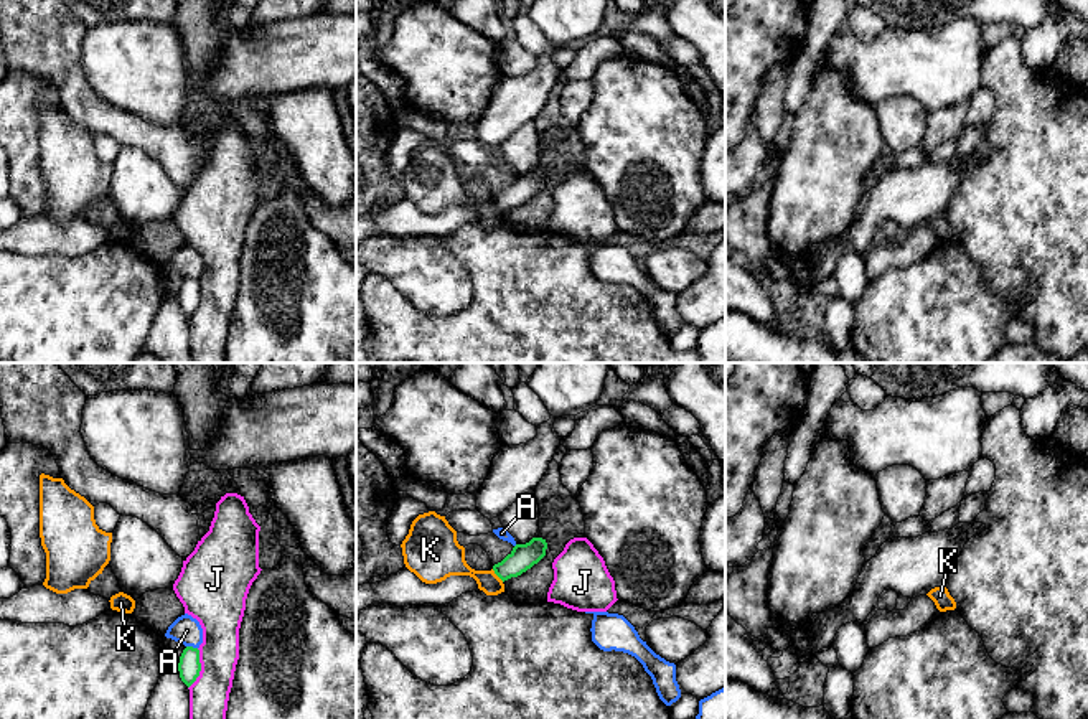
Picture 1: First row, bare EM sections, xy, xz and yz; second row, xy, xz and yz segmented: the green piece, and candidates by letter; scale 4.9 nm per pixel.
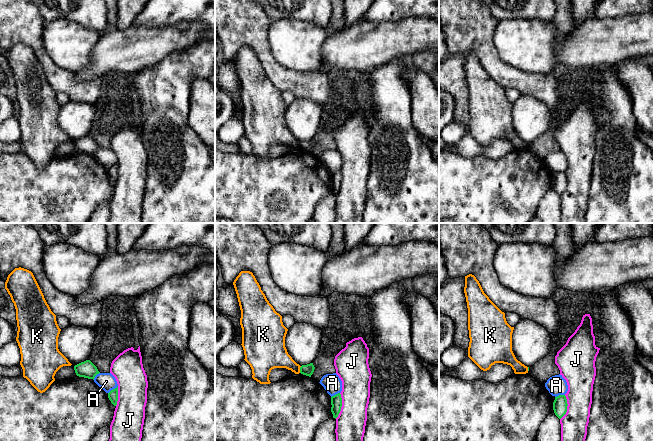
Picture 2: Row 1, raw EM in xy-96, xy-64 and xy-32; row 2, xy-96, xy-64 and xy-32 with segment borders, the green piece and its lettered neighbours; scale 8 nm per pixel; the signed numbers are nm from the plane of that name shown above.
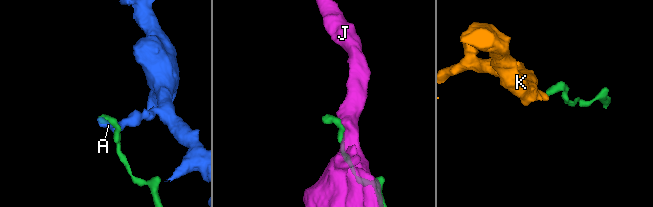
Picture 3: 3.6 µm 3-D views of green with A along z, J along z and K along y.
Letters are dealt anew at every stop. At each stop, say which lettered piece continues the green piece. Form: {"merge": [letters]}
{"merge": []}

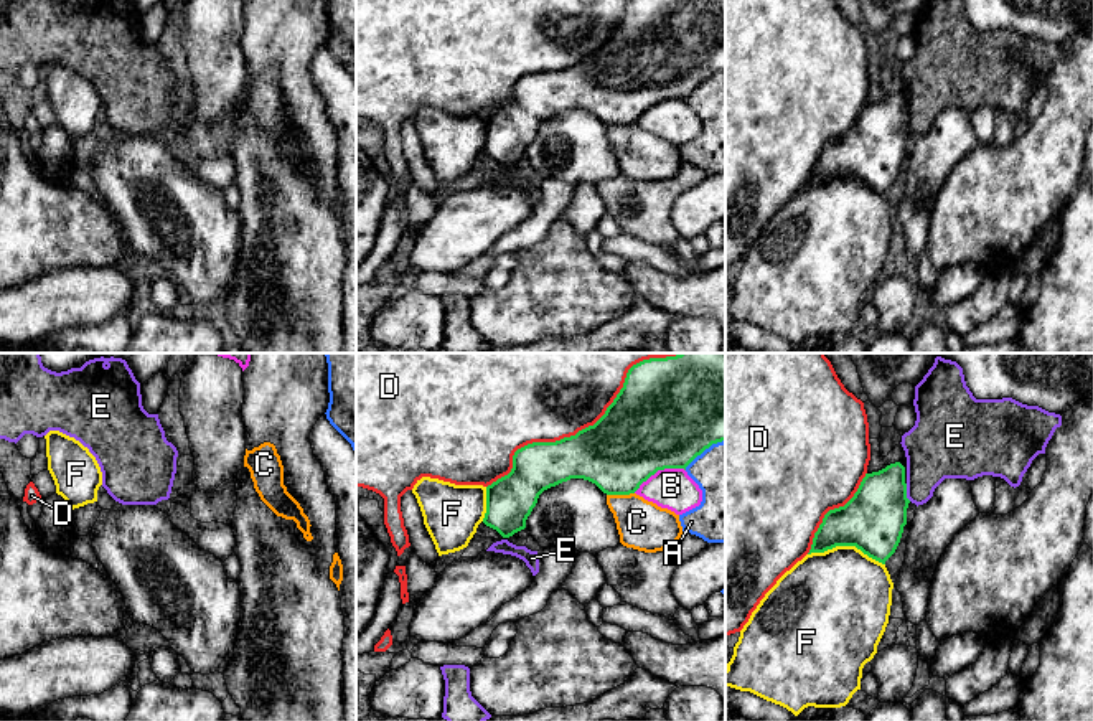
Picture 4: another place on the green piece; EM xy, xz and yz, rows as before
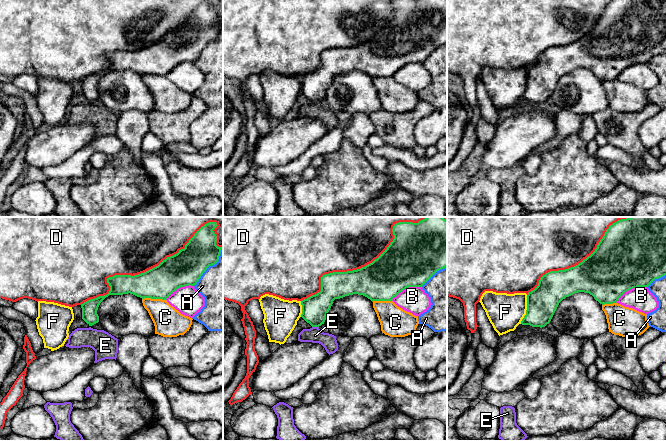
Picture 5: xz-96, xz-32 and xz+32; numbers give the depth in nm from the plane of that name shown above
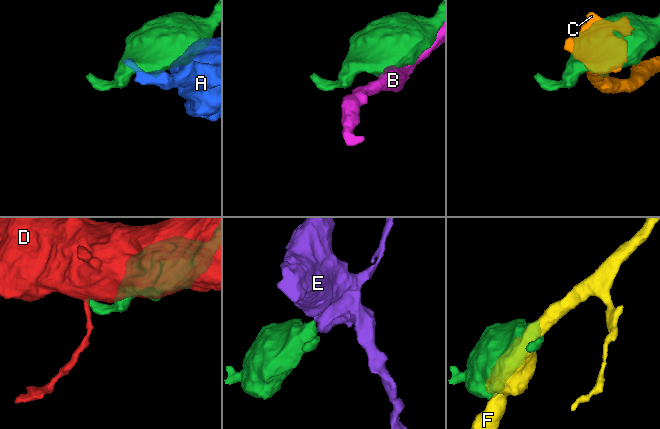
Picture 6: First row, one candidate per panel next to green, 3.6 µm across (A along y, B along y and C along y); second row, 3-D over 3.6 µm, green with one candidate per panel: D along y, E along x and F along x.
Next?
{"merge": []}

